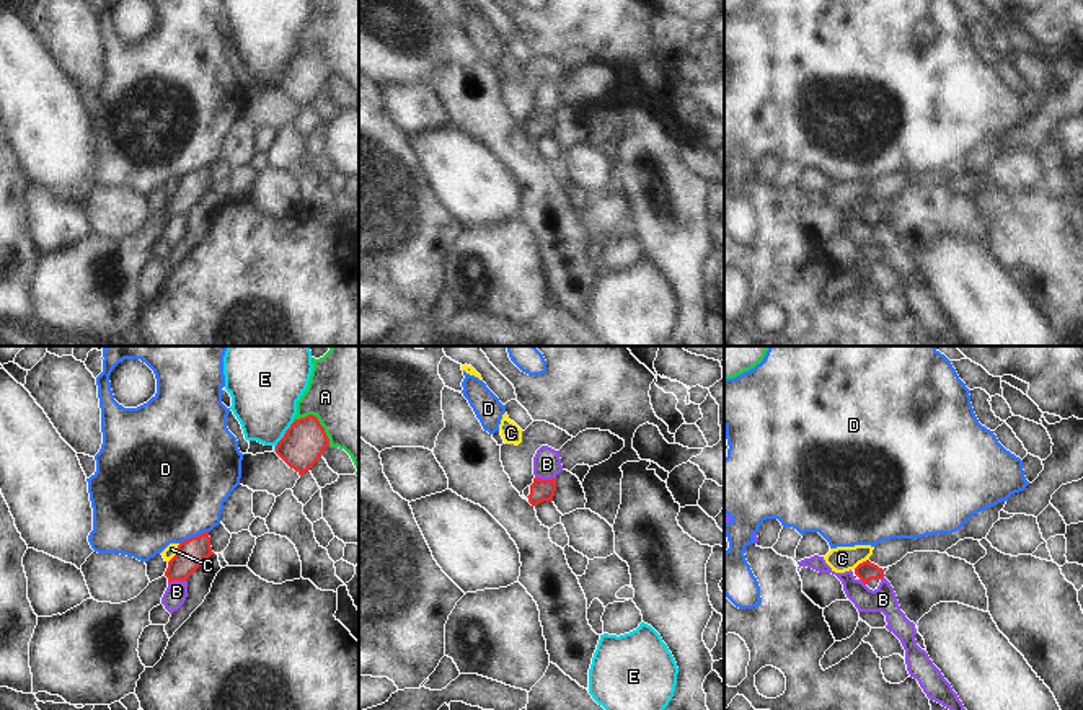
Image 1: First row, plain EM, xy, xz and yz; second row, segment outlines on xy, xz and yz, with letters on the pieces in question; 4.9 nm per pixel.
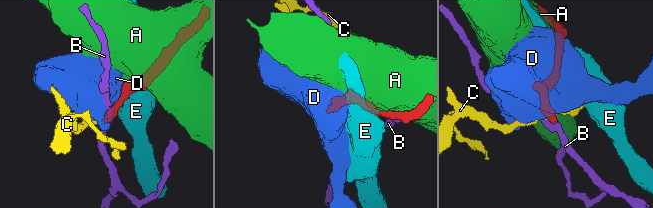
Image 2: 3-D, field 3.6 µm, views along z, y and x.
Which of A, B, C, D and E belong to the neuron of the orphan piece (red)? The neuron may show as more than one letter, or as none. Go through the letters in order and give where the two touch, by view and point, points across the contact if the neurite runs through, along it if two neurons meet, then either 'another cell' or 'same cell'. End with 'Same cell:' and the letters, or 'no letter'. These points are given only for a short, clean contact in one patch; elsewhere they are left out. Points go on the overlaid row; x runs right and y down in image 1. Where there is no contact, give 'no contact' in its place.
A: meets red in xy at (318, 421); another cell
B: meets red in xz at (545, 480); border along xz (535, 475), (555, 479); another cell
C: meets red in xy at (176, 554); border along xy (180, 544), (168, 562); another cell
D: meets red in xy at (193, 537); another cell
E: meets red in xy at (284, 436); border along xy (294, 421), (274, 451); another cell
Same cell: no letter

